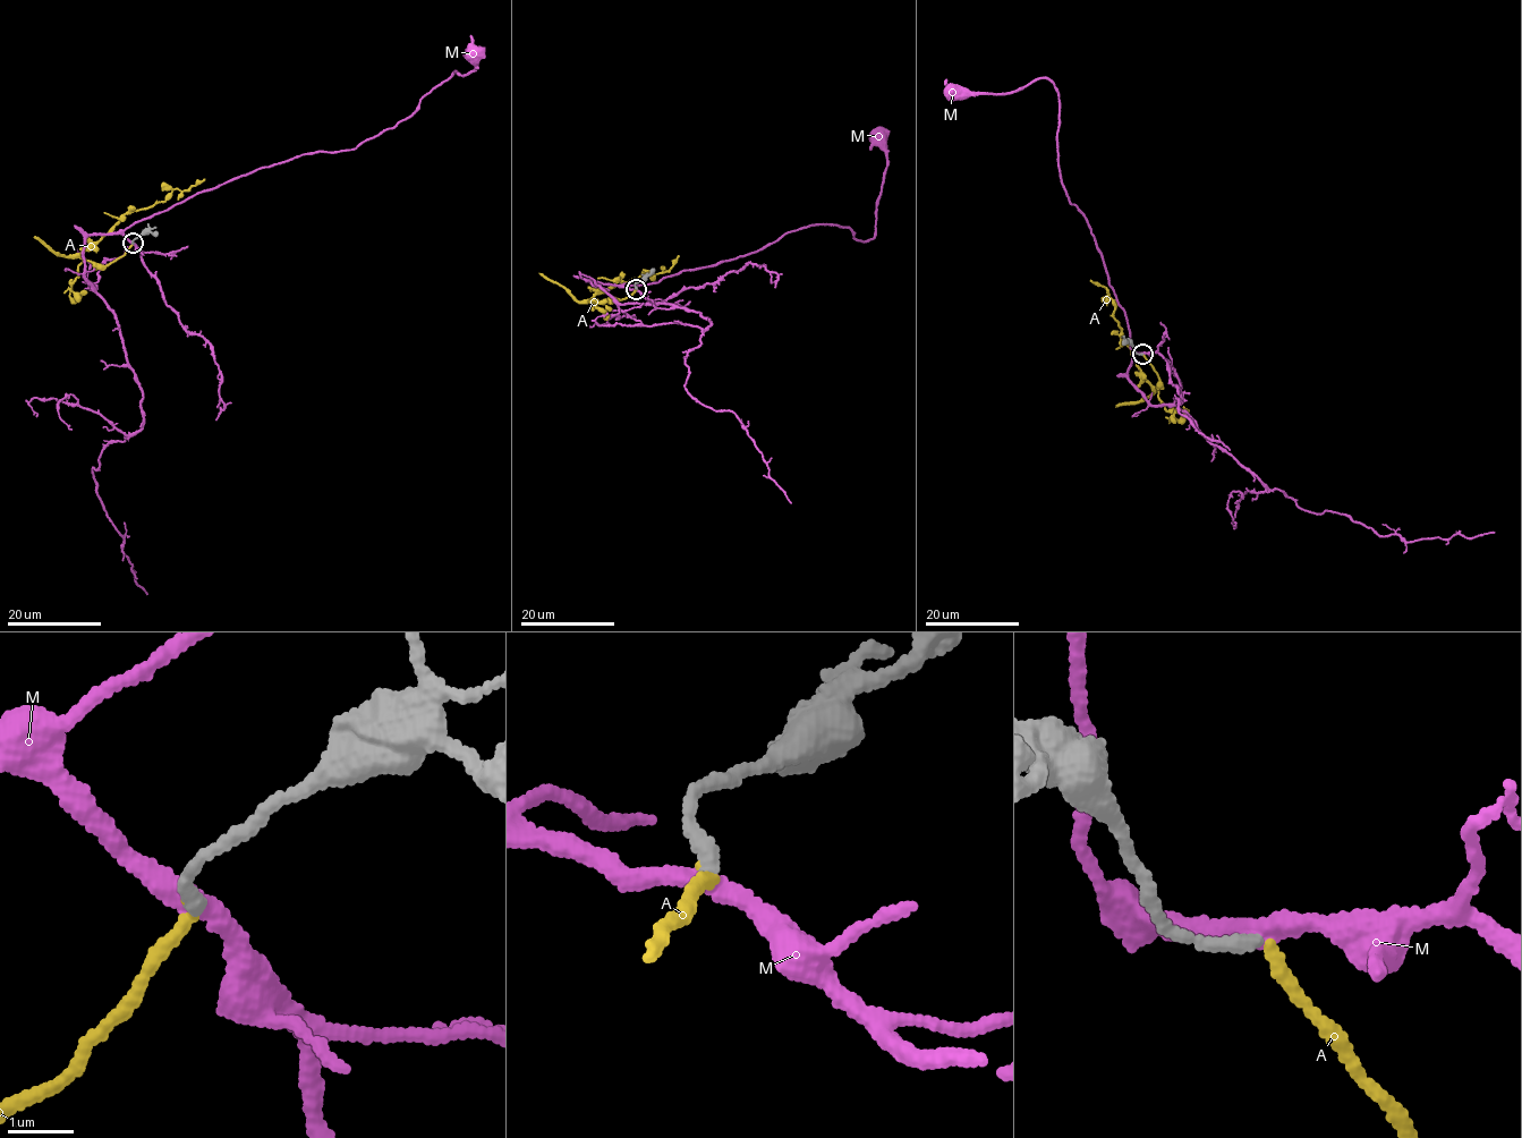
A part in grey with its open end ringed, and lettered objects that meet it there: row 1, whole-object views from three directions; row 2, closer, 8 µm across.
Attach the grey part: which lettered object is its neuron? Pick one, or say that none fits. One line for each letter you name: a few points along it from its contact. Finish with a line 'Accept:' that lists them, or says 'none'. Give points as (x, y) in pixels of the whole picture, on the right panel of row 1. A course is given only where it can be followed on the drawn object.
A: it runs (1142, 354), (1159, 381), (1156, 388), (1144, 378), (1121, 338), (1105, 288), (1090, 280)
Accept: A

